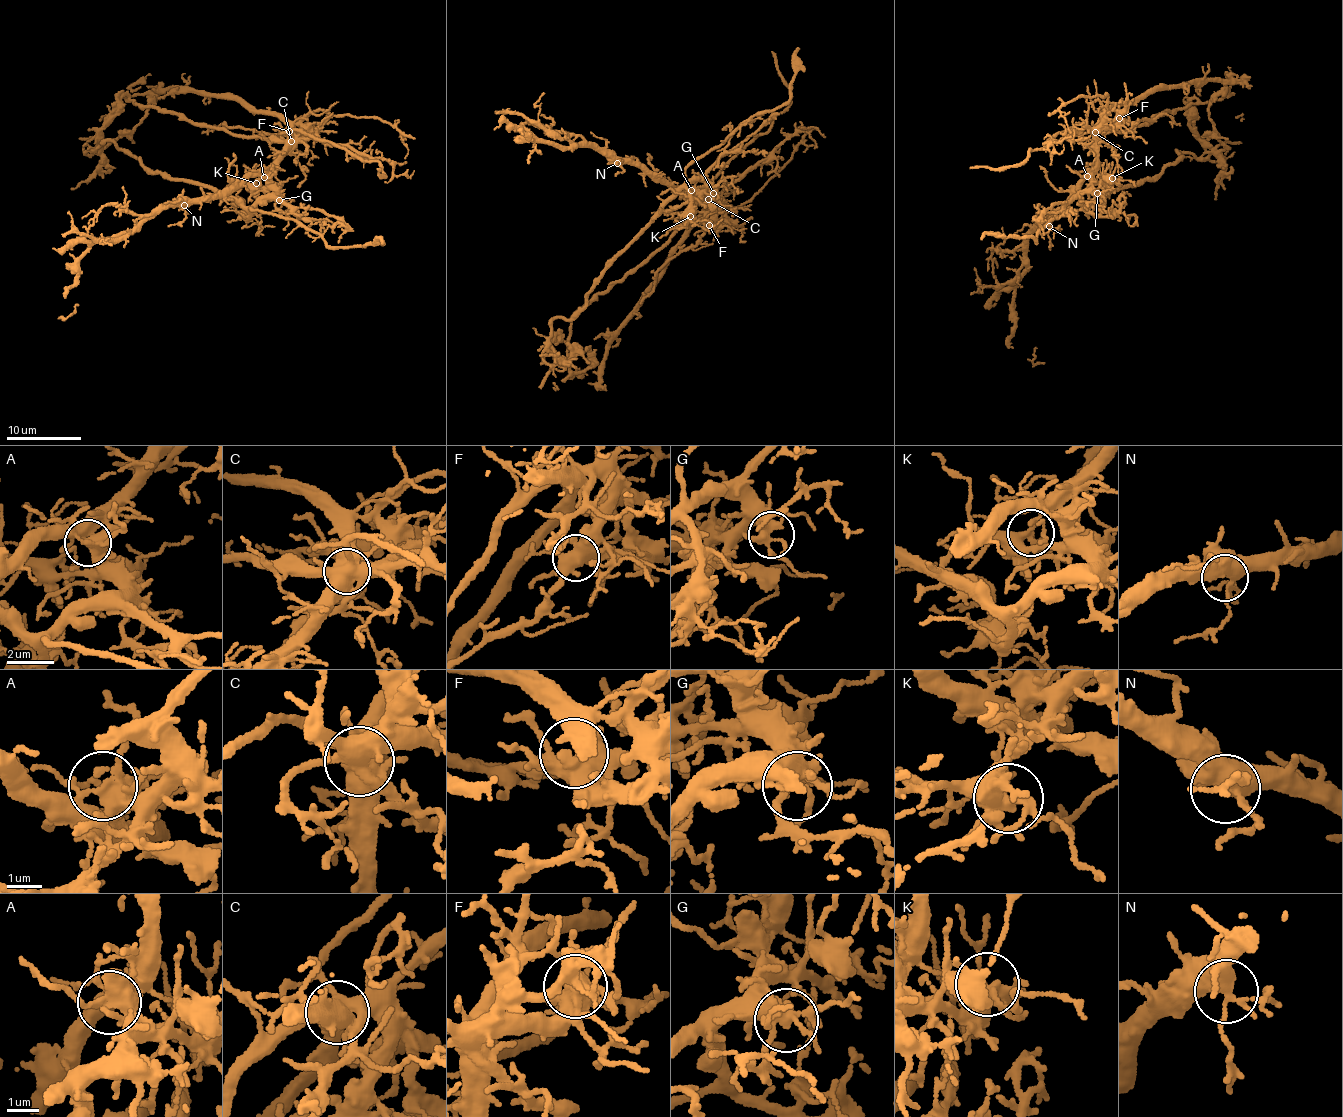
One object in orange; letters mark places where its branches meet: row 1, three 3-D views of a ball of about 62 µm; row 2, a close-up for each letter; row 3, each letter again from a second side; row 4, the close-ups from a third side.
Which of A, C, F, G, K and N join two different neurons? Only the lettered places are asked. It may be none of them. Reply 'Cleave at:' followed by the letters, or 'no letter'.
Cleave at: A, C

